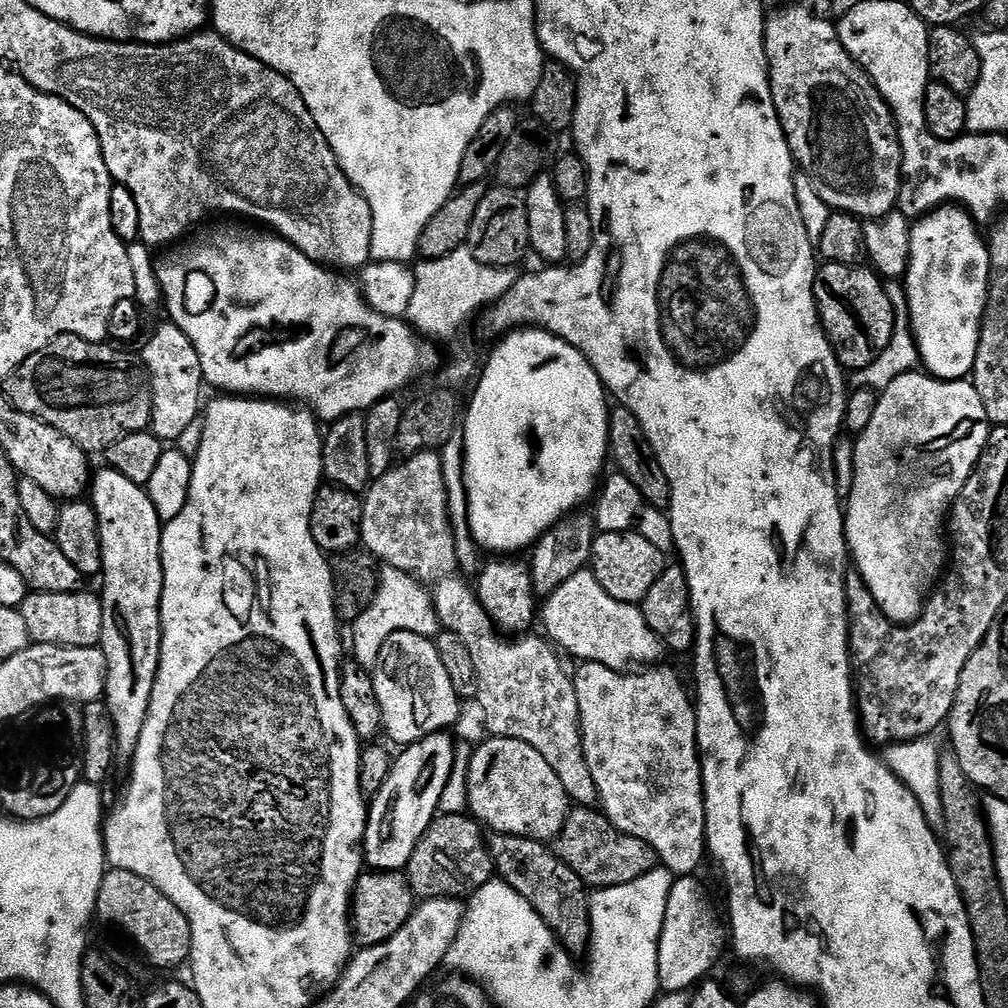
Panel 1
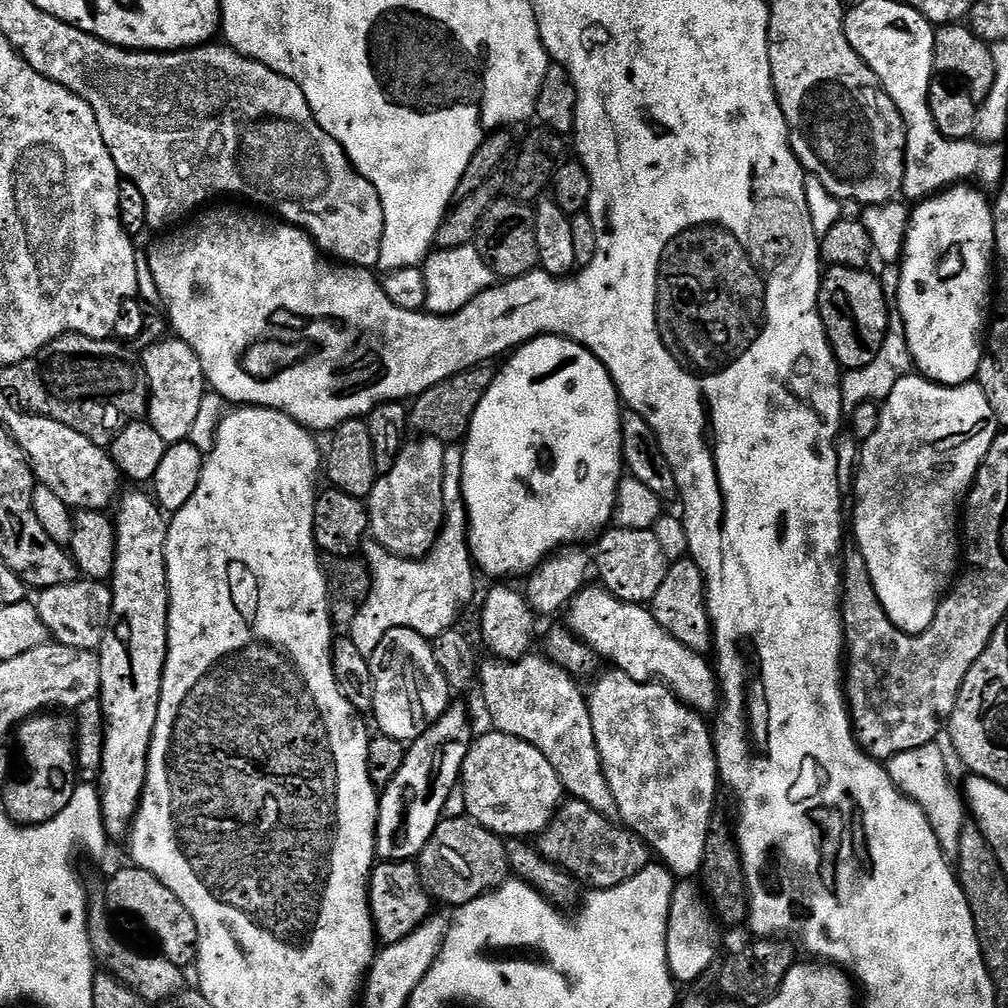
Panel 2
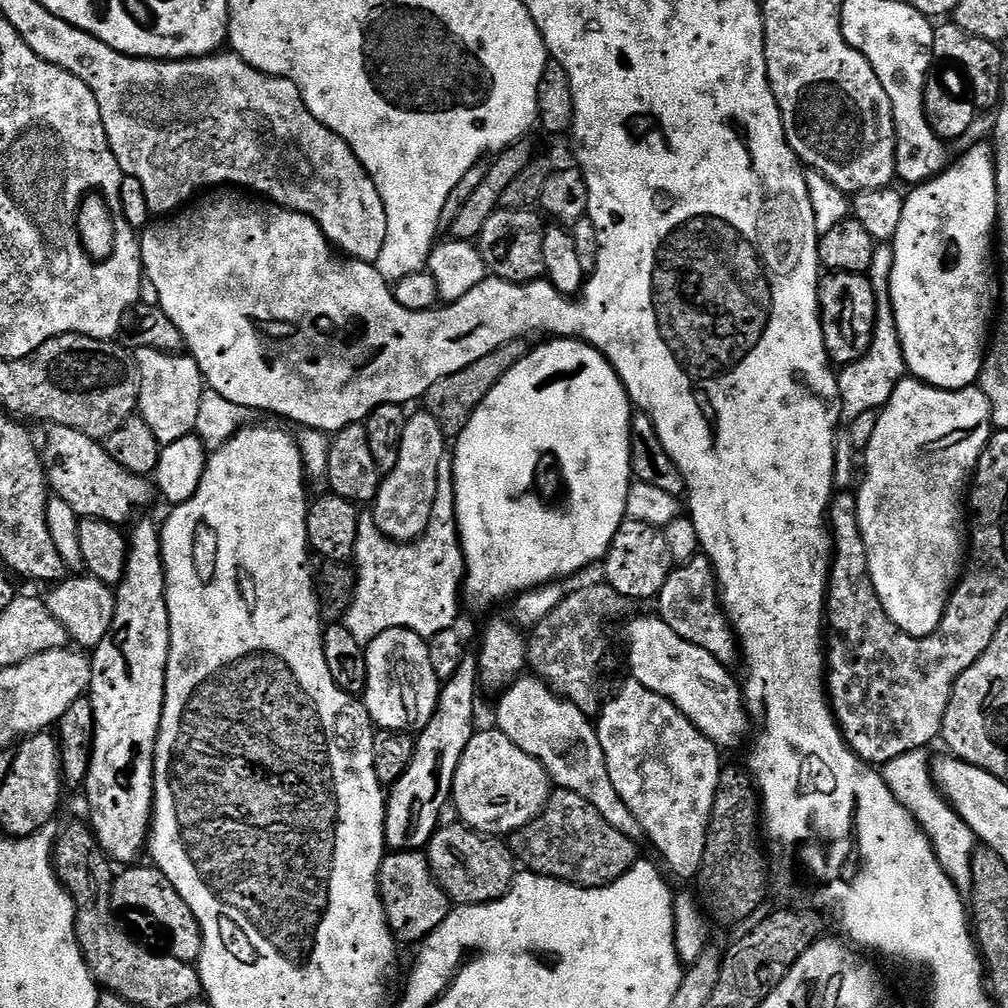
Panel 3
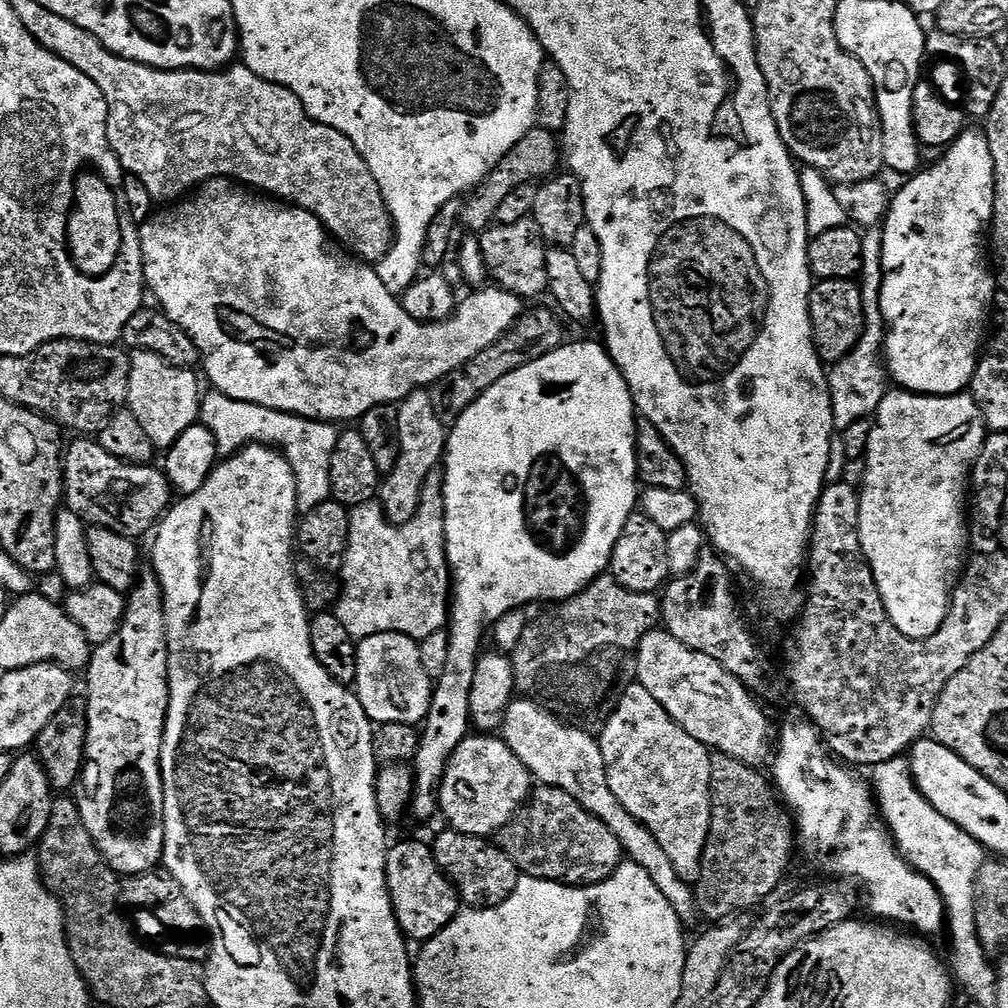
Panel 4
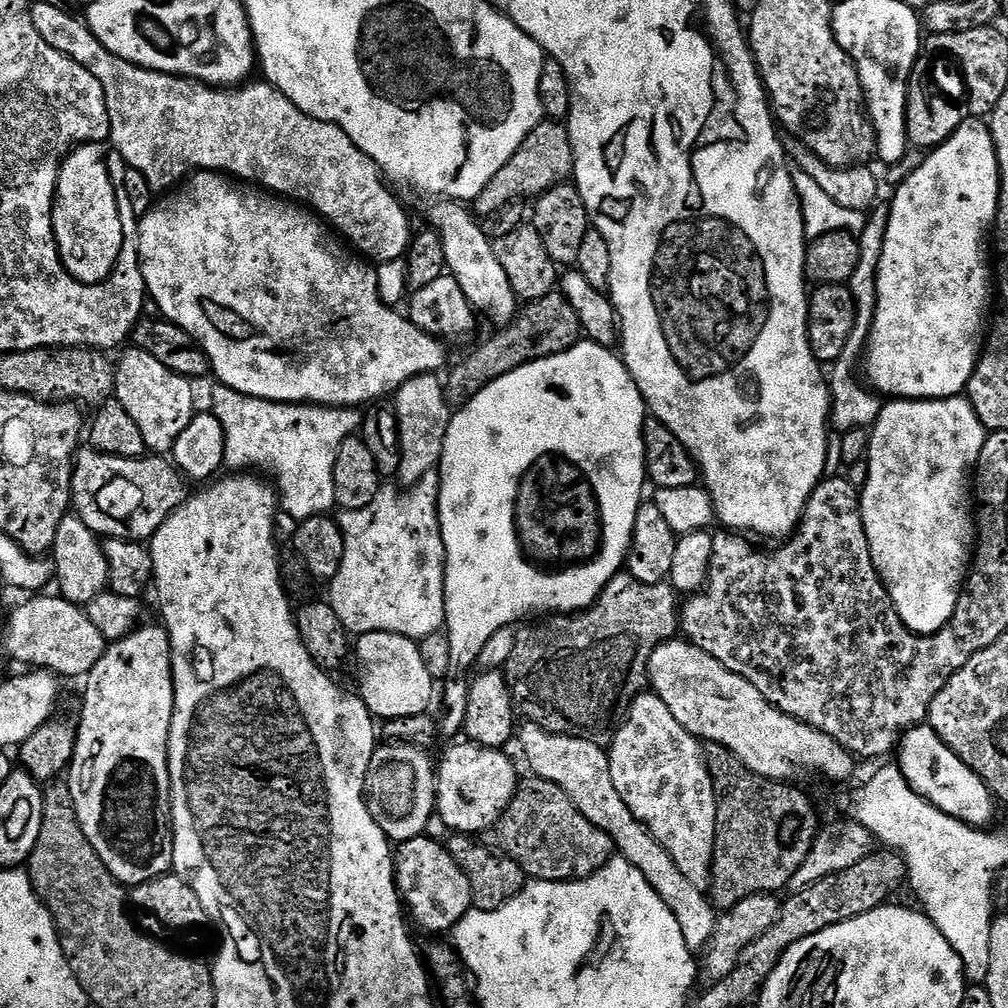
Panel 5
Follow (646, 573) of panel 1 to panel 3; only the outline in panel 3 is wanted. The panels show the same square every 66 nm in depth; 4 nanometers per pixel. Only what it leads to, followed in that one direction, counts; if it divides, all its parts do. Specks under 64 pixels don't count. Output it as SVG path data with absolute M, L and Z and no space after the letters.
M625 519L624 524L614 534L614 542L608 551L602 567L606 582L620 596L627 596L629 601L655 601L662 586L666 585L668 575L674 569L674 561L670 554L670 546L666 546L666 538L661 529L649 524L639 524L636 520Z

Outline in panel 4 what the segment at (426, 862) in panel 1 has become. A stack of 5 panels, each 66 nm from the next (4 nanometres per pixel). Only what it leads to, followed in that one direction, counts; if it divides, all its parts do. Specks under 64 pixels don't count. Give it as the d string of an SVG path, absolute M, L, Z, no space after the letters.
M449 830L435 837L434 851L440 869L456 885L461 901L468 906L493 908L506 902L506 898L514 894L522 875L520 869L501 848L482 836L467 836Z

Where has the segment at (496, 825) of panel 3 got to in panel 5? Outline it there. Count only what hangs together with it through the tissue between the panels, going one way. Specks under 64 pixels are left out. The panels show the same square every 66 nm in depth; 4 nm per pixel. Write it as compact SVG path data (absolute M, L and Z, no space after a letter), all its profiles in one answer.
M463 743L446 749L435 769L435 815L440 816L453 833L483 834L487 828L494 826L494 822L498 822L506 806L510 806L516 793L518 775L507 751Z

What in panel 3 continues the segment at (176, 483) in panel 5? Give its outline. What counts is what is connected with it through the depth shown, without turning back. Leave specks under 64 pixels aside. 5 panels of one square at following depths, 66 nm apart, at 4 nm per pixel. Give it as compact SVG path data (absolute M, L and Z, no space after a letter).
M53 424L47 432L44 444L42 440L42 459L56 498L66 502L81 518L98 518L117 526L124 526L127 520L135 521L141 515L139 512L154 497L154 484L149 477L130 474L130 470L110 458L101 441L92 440L78 430Z

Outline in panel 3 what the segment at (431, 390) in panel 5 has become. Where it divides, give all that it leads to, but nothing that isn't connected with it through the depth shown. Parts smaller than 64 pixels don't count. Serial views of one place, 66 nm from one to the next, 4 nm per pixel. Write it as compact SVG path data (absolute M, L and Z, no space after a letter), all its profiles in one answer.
M417 410L408 416L402 430L402 446L398 450L398 462L380 482L380 489L370 514L392 540L411 542L419 539L430 522L434 510L434 498L438 490L438 462L446 455L444 428L428 412Z

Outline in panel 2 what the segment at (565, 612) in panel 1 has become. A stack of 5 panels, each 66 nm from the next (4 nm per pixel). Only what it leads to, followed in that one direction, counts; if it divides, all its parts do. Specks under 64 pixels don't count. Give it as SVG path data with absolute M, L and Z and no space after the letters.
M583 587L568 604L568 631L587 644L597 657L613 660L616 663L613 665L630 678L643 684L659 681L689 708L701 714L715 713L721 699L713 665L668 634L645 605L627 604L611 596L607 588L595 587Z

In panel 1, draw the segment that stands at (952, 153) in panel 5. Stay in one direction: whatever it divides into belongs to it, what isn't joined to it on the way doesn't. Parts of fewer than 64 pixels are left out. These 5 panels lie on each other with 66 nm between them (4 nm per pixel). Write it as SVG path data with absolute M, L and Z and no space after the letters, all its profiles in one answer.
M945 206L935 208L932 212L921 215L920 221L912 224L912 242L910 248L910 262L908 263L908 316L912 319L910 331L916 337L916 348L920 351L922 364L937 380L962 380L973 375L976 366L976 355L980 345L980 326L984 322L984 311L988 309L988 286L992 279L992 253L987 239L980 237L981 229L971 211L963 206Z

